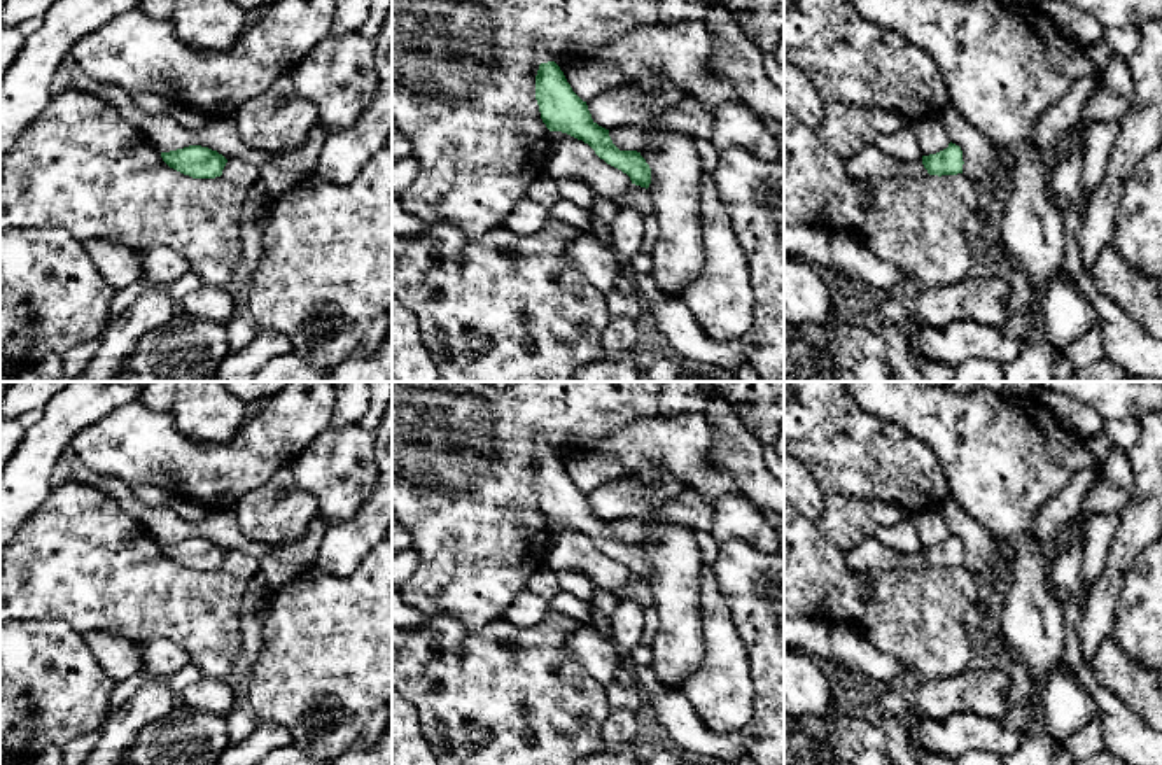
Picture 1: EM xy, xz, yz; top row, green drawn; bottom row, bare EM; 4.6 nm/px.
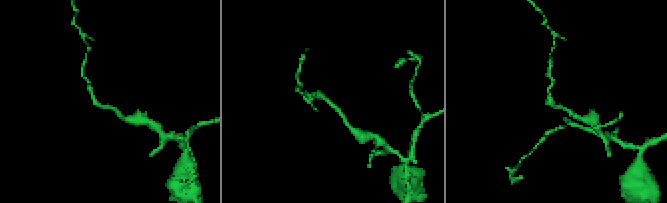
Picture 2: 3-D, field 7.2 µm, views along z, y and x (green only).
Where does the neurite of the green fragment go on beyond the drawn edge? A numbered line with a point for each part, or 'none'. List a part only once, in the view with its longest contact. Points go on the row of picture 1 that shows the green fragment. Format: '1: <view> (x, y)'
1: xz (543, 55)

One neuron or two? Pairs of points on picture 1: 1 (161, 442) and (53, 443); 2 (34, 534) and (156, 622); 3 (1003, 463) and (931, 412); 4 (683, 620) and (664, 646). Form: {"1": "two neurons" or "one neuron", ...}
{"1": "two neurons", "2": "one neuron", "3": "one neuron", "4": "one neuron"}

